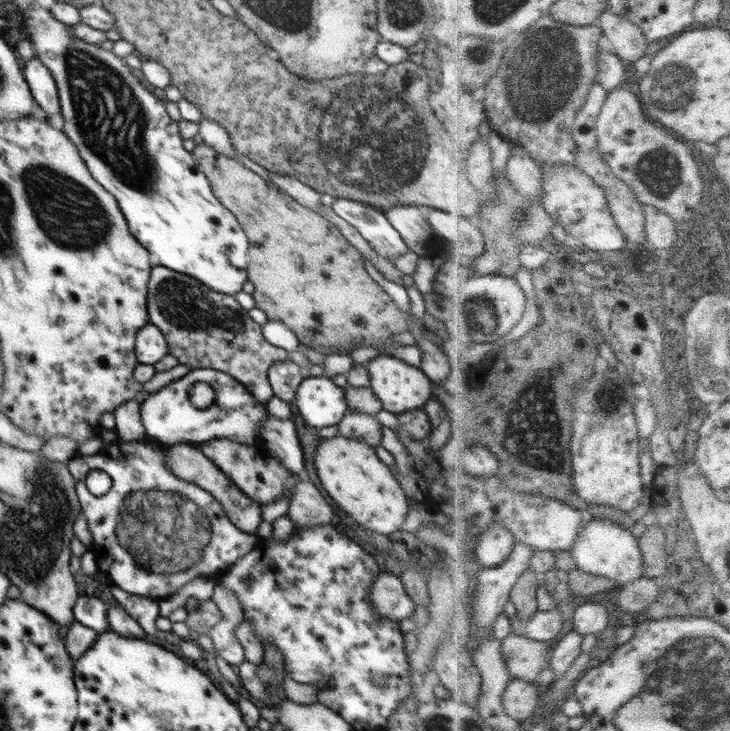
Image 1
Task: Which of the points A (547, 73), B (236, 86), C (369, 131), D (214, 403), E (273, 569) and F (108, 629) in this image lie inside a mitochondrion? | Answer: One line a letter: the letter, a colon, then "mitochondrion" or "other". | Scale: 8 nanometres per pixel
A: mitochondrion
B: other
C: mitochondrion
D: other
E: other
F: other

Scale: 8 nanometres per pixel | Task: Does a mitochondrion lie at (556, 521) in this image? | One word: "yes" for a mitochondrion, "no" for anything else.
no

